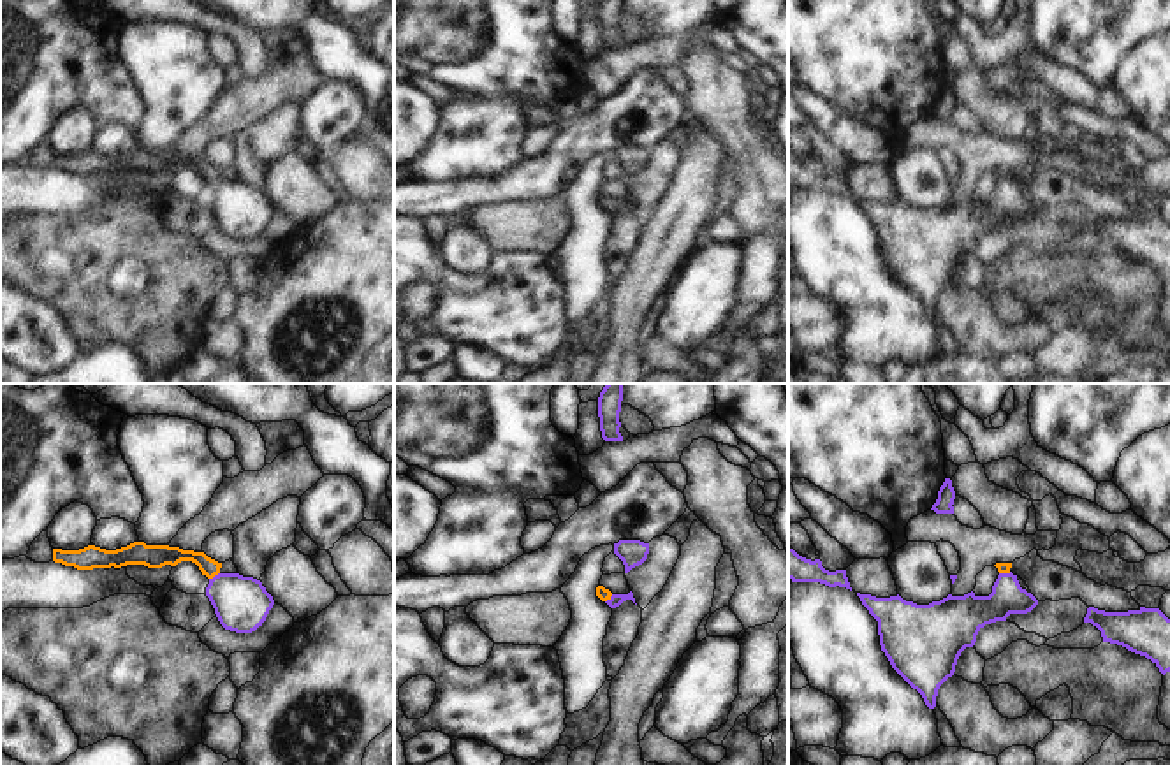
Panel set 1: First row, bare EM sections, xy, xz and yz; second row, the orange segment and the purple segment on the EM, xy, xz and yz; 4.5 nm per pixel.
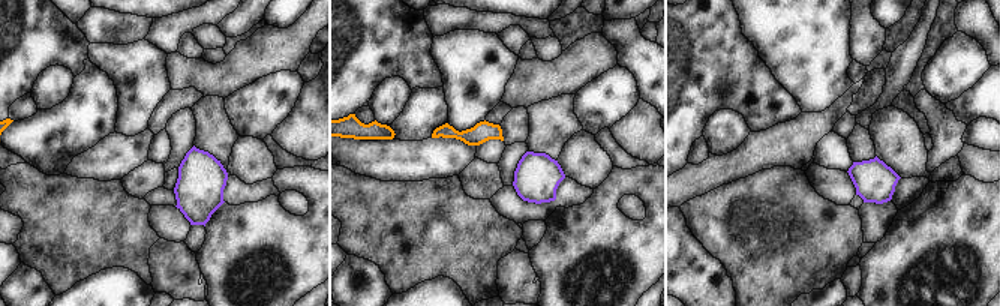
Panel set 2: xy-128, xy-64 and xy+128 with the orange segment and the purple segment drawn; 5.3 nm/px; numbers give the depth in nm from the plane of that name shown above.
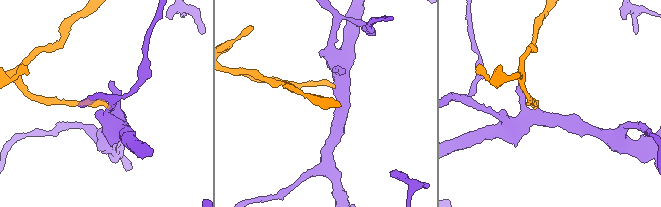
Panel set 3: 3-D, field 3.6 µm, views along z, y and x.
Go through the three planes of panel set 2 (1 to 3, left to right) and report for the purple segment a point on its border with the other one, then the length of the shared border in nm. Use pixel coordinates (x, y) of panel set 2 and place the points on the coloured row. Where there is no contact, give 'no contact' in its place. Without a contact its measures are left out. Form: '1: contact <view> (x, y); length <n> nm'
1: no contact
2: no contact
3: no contact

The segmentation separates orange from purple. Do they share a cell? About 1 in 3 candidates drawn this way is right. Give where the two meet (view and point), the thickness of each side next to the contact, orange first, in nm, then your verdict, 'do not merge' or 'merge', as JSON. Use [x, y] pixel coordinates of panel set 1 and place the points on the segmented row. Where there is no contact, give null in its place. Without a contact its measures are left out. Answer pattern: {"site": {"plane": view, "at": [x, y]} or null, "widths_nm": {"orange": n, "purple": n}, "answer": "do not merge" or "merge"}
{"site": {"plane": "xy", "at": [213, 575]}, "widths_nm": {"orange": 90, "purple": 260}, "answer": "merge"}

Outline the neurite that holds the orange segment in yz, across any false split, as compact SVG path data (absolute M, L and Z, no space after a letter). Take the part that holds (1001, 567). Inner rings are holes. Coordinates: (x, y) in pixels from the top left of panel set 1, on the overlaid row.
M996 563L999 572L992 593L976 596L973 591L964 596L952 596L929 605L917 605L903 600L899 594L890 598L876 598L860 594L862 605L878 621L880 645L888 658L892 668L917 689L925 705L934 710L938 719L938 733L945 747L961 747L955 732L936 703L940 686L954 675L957 659L966 647L973 647L978 631L991 623L1006 621L1010 614L1027 614L1038 600L1020 587L1017 575L1010 572L1012 563Z

